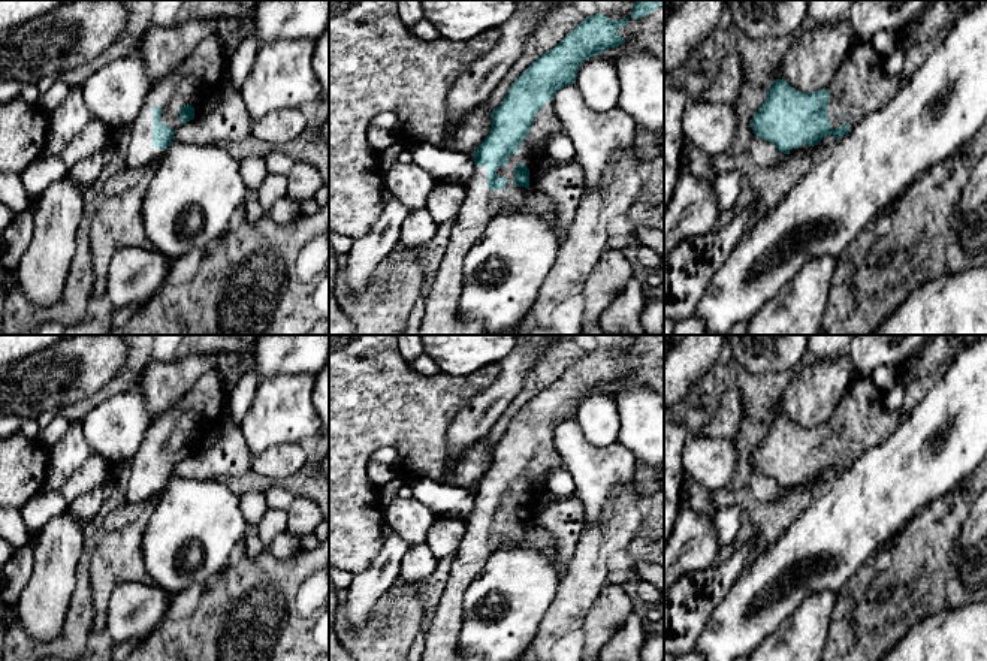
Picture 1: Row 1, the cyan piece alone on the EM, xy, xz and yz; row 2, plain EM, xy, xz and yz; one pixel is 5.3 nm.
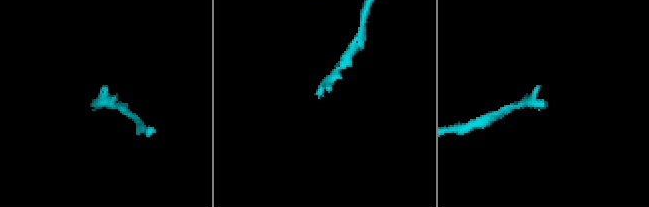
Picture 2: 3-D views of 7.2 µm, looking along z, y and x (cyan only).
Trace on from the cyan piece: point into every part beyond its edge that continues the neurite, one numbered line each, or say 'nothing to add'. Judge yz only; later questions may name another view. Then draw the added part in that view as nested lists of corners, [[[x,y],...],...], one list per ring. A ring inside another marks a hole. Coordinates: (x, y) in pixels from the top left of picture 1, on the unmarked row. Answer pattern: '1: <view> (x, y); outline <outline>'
1: yz (860, 420); outline [[[852,378],[842,399],[836,405],[828,420],[828,455],[830,462],[840,464],[843,458],[849,465],[860,459],[866,452],[887,440],[905,420],[900,410],[888,411],[884,407],[884,392],[872,378]]]

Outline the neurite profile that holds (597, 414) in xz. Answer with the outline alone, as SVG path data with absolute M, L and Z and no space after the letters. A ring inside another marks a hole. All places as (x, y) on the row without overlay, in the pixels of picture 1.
M597 389L579 401L576 420L589 443L595 446L618 443L621 419L616 402L603 389Z

